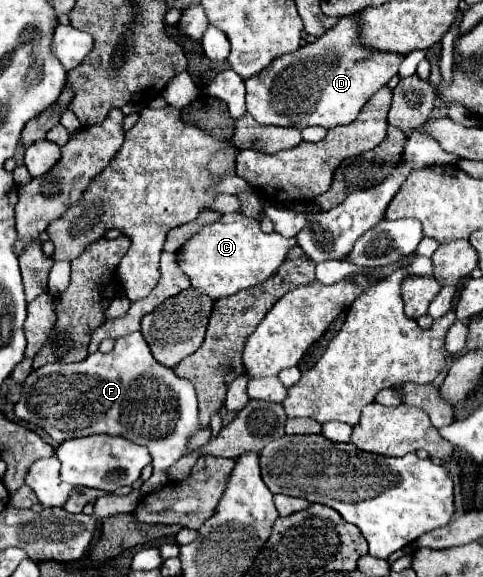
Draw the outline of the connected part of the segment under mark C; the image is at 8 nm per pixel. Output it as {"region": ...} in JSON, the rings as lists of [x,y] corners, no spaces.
{"region":[[[225,213],[219,221],[205,225],[177,253],[179,267],[191,279],[191,287],[207,293],[213,301],[229,297],[239,289],[253,287],[271,277],[283,263],[287,251],[297,239],[285,239],[279,233],[263,233],[259,221],[241,213]]]}

